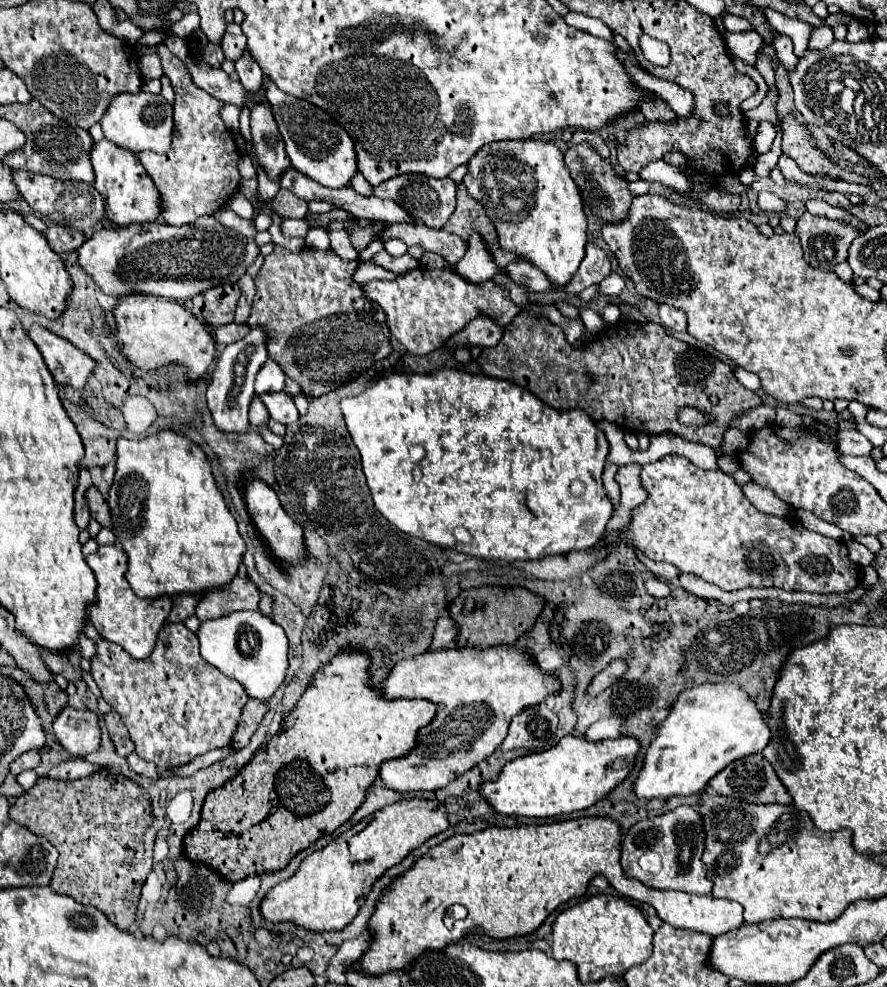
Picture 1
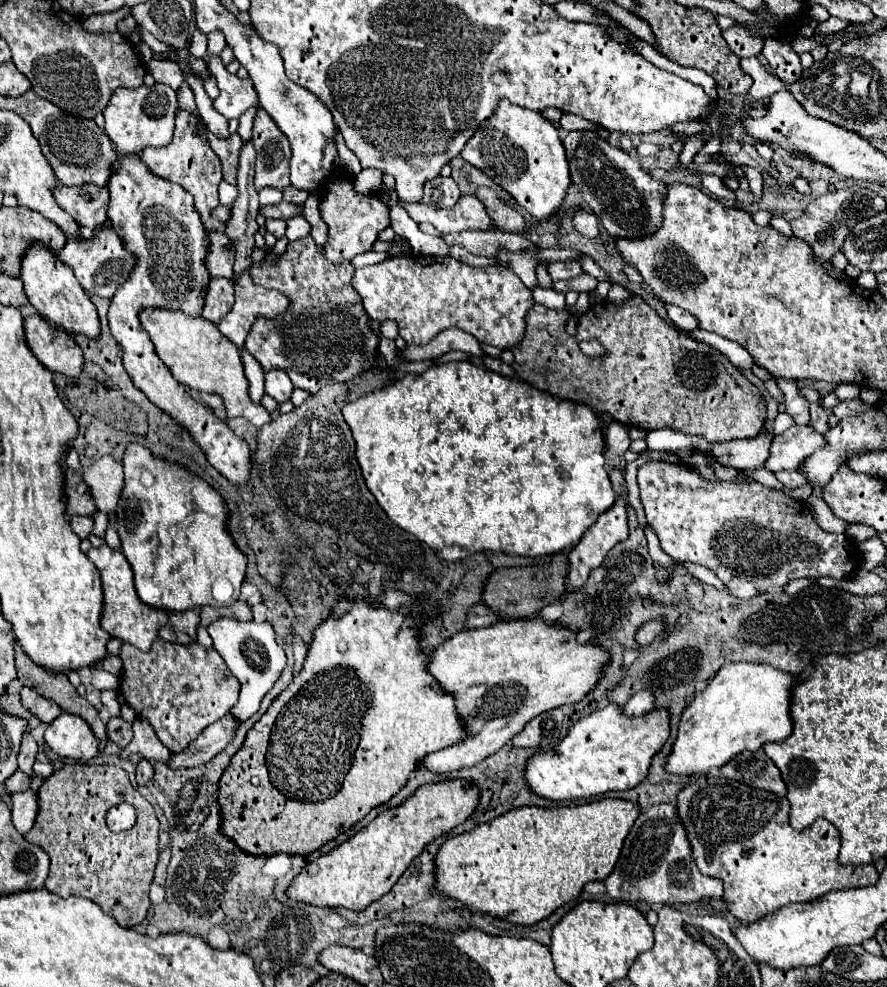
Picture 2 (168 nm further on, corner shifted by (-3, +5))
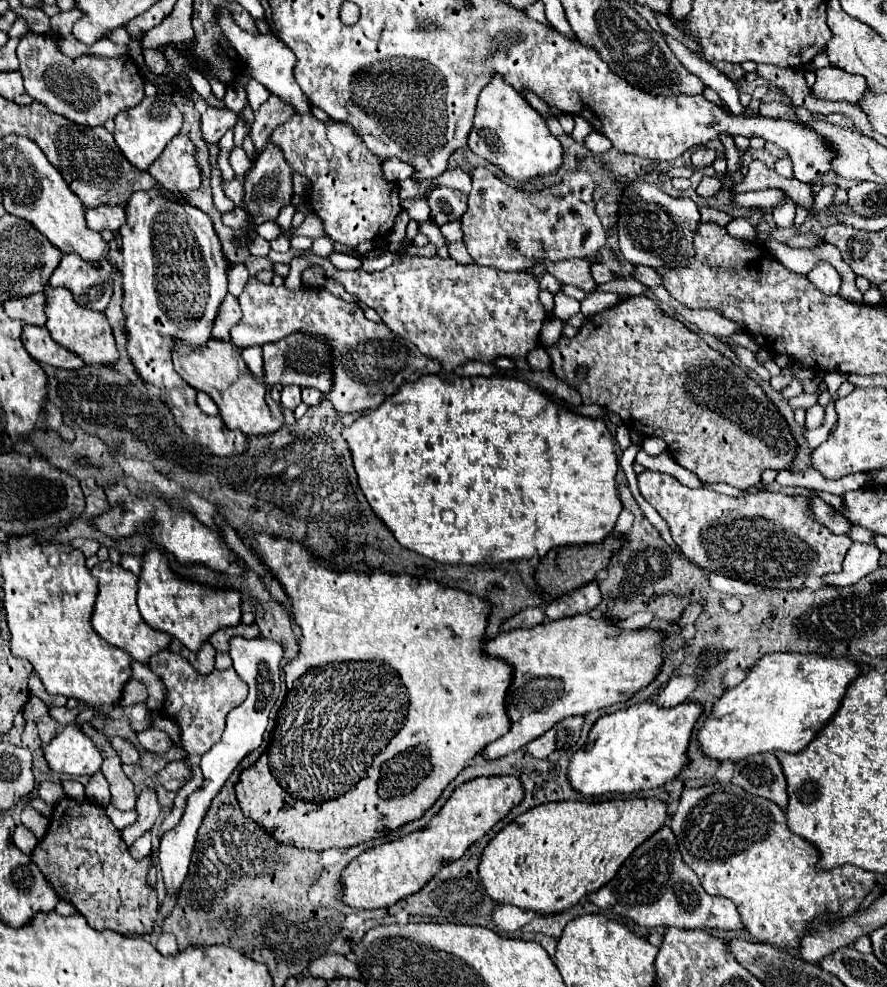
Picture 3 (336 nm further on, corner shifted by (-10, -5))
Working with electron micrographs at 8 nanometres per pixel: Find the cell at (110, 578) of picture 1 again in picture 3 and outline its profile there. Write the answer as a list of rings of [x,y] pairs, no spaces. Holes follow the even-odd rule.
[[[107,560],[107,562],[95,564],[91,574],[99,580],[99,594],[97,594],[91,624],[93,624],[95,632],[99,632],[99,636],[105,642],[129,652],[131,658],[135,658],[137,662],[143,662],[143,664],[147,664],[149,656],[153,656],[153,654],[157,654],[169,646],[171,636],[147,626],[147,622],[143,622],[143,618],[139,614],[139,608],[135,602],[137,576],[133,572],[125,570],[121,564],[113,564],[111,560]]]

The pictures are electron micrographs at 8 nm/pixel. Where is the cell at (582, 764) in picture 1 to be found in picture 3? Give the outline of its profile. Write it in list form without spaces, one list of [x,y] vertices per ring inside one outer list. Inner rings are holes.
[[[643,702],[601,716],[589,730],[585,746],[569,762],[567,780],[571,788],[585,798],[593,798],[663,786],[687,764],[685,752],[699,714],[701,706],[695,702],[683,702],[675,708],[657,708],[653,702]]]

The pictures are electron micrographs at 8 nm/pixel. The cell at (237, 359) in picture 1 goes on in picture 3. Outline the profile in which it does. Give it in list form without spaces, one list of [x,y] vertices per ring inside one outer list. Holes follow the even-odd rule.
[[[199,392],[199,394],[197,394],[197,404],[199,404],[199,408],[201,408],[205,414],[211,414],[211,416],[219,414],[217,404],[215,404],[207,394],[203,394],[203,392]]]

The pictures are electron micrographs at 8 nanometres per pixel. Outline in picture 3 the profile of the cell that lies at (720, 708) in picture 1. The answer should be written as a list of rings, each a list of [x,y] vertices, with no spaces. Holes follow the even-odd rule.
[[[783,652],[765,654],[749,668],[747,678],[739,686],[729,688],[713,704],[709,718],[697,732],[699,750],[703,752],[705,758],[717,762],[725,762],[725,760],[737,762],[755,756],[759,752],[775,752],[775,750],[799,752],[813,740],[813,736],[827,724],[827,720],[839,708],[847,684],[857,674],[859,674],[859,666],[847,658],[819,658],[817,654],[799,656],[799,654],[783,654]]]

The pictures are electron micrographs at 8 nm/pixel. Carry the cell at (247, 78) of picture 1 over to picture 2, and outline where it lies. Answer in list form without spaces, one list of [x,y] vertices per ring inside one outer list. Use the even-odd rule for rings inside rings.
[[[228,78],[226,88],[220,88],[220,96],[212,100],[212,106],[224,118],[240,118],[240,114],[248,108],[256,108],[258,96],[252,88],[252,80]]]

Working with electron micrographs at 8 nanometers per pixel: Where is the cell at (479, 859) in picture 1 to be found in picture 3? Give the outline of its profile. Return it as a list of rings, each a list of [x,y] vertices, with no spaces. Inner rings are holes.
[[[605,800],[605,802],[555,802],[535,806],[509,822],[485,846],[479,862],[479,876],[485,892],[499,904],[511,904],[539,914],[559,914],[575,906],[583,896],[605,886],[627,860],[627,856],[659,826],[667,816],[667,804],[661,800]]]

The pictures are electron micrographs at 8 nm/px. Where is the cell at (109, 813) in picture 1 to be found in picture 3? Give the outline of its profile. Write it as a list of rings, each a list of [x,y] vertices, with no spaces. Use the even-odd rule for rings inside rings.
[[[61,798],[51,814],[47,834],[37,842],[31,852],[33,862],[43,868],[45,878],[57,892],[57,896],[77,908],[95,930],[115,930],[119,934],[151,934],[157,920],[157,892],[147,882],[147,872],[151,868],[151,856],[135,860],[129,854],[127,844],[121,838],[121,832],[111,824],[103,806],[93,804],[91,800],[79,802],[75,798]]]

